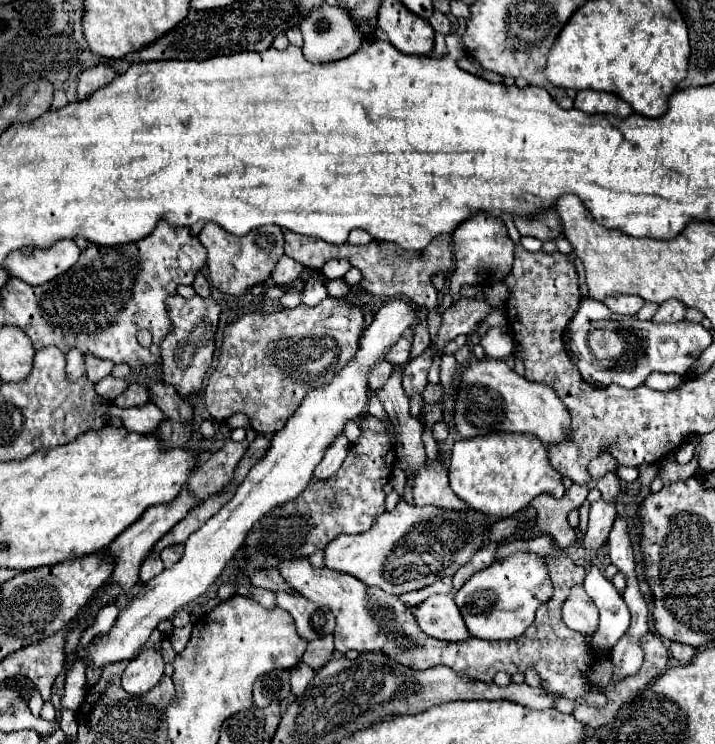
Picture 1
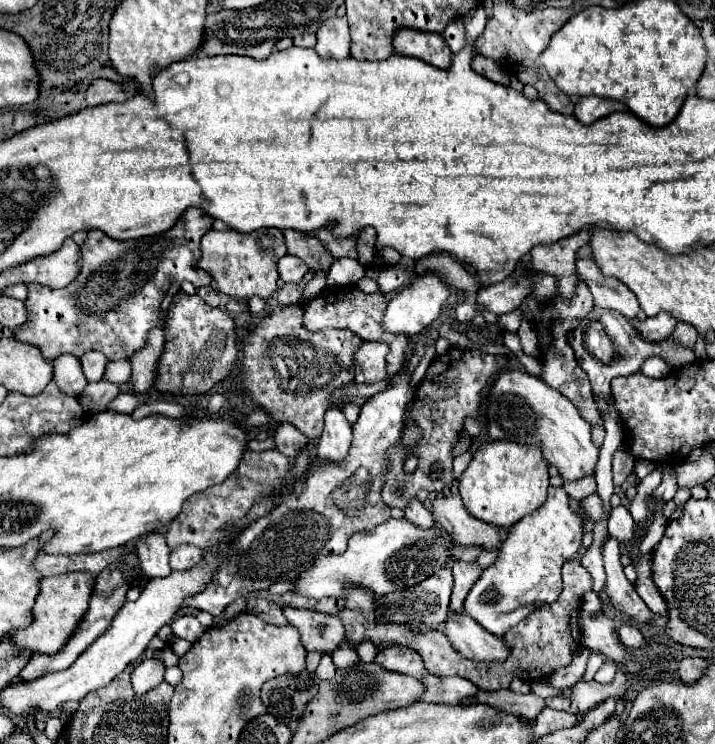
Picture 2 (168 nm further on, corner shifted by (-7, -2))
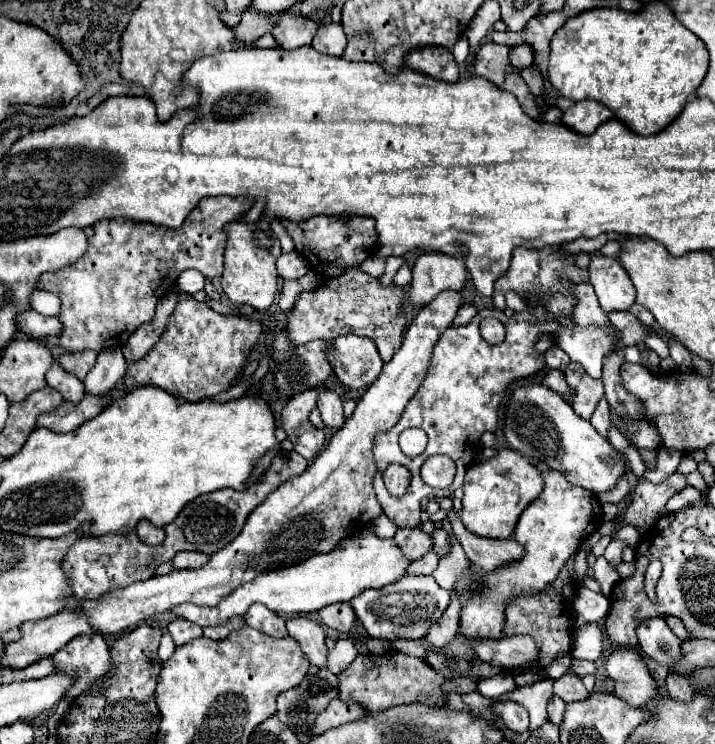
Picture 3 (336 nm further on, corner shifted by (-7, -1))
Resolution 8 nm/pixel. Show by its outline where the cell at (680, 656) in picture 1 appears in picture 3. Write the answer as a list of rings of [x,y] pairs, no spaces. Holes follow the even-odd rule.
[[[668,674],[666,676],[666,690],[668,690],[670,698],[682,700],[682,702],[690,702],[694,696],[694,688],[692,688],[690,680],[686,680],[680,674]]]

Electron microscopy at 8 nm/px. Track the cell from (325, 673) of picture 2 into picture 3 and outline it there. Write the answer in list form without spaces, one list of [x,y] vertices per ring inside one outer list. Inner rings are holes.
[[[338,640],[336,646],[328,652],[328,670],[340,674],[346,668],[346,664],[354,660],[354,656],[358,656],[356,646],[350,640]]]

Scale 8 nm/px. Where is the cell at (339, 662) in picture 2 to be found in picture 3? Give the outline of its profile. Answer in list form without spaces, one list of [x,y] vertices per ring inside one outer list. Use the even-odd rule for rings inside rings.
[[[386,652],[380,656],[360,654],[346,670],[342,670],[340,678],[340,698],[342,702],[356,702],[366,712],[376,714],[400,704],[428,704],[428,706],[444,706],[444,694],[440,690],[444,678],[430,668],[420,658],[406,656],[400,652]]]

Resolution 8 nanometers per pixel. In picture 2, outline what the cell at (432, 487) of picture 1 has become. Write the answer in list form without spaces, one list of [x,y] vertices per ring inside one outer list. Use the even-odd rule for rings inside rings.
[[[460,495],[438,497],[432,501],[434,521],[448,531],[458,545],[482,545],[484,549],[500,547],[498,527],[484,523],[468,513]]]

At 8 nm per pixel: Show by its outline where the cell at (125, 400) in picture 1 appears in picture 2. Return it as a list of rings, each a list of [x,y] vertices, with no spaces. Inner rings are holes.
[[[152,329],[148,335],[148,345],[142,349],[142,353],[136,353],[132,363],[132,385],[136,393],[146,393],[150,387],[154,387],[158,379],[158,361],[164,349],[164,331]]]

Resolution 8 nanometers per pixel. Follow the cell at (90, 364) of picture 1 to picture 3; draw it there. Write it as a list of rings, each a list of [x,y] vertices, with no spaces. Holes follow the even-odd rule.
[[[82,350],[82,352],[64,352],[58,356],[58,364],[74,374],[78,380],[84,380],[86,374],[90,372],[90,368],[96,364],[96,352],[94,350]]]

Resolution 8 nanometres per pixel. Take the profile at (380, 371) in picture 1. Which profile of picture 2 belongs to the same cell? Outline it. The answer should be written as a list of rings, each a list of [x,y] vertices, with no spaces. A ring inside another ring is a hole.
[[[346,285],[346,287],[326,287],[316,299],[308,301],[304,305],[304,325],[310,331],[320,331],[326,327],[338,327],[338,329],[350,329],[364,341],[384,341],[390,345],[390,355],[386,357],[386,375],[388,379],[394,377],[404,367],[404,349],[406,349],[406,335],[390,335],[382,329],[382,313],[386,311],[386,297],[382,291],[376,293],[362,293],[356,289],[356,285]]]

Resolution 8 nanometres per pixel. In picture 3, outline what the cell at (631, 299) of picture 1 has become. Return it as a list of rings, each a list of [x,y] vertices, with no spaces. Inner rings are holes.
[[[594,258],[590,262],[590,282],[606,312],[628,310],[636,300],[636,288],[616,258]]]

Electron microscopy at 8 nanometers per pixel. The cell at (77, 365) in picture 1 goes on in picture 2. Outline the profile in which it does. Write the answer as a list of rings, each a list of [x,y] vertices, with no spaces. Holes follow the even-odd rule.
[[[60,355],[54,359],[54,377],[58,381],[58,387],[72,397],[78,397],[84,387],[88,385],[84,373],[82,373],[82,365],[80,359],[74,355]]]

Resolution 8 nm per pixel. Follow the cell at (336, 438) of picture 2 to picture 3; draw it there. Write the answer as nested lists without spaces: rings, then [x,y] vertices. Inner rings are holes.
[[[324,388],[318,394],[318,410],[322,412],[322,420],[326,428],[338,430],[344,424],[344,414],[342,414],[342,400],[340,394],[332,388]]]

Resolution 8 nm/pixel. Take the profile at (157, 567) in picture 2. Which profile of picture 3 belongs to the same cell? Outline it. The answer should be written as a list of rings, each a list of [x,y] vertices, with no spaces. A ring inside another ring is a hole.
[[[140,520],[136,526],[136,534],[138,538],[148,544],[148,546],[158,546],[164,540],[164,528],[158,528],[154,524],[150,524],[148,520]]]

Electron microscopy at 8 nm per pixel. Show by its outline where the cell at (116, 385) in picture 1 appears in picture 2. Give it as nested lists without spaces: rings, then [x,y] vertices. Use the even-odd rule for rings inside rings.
[[[102,379],[98,383],[88,383],[84,393],[78,397],[78,401],[82,407],[88,409],[88,413],[96,413],[96,411],[104,411],[118,393],[120,389],[116,383]]]

